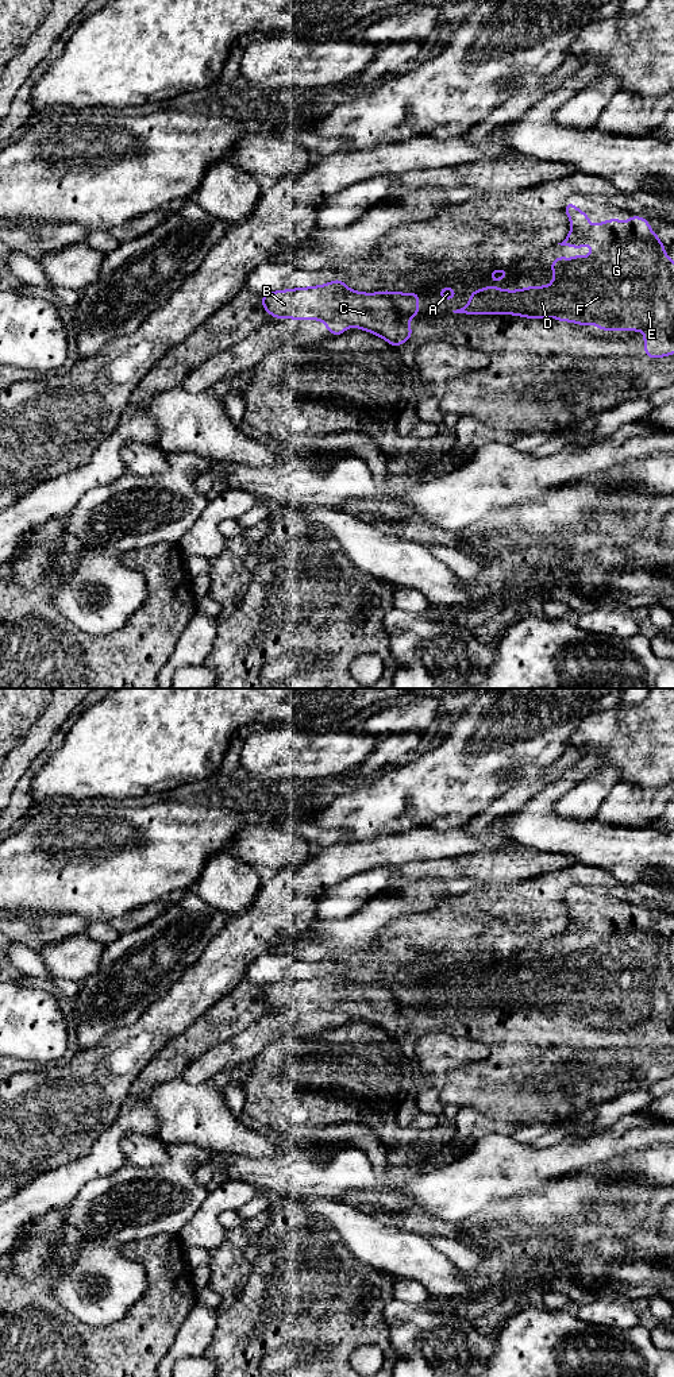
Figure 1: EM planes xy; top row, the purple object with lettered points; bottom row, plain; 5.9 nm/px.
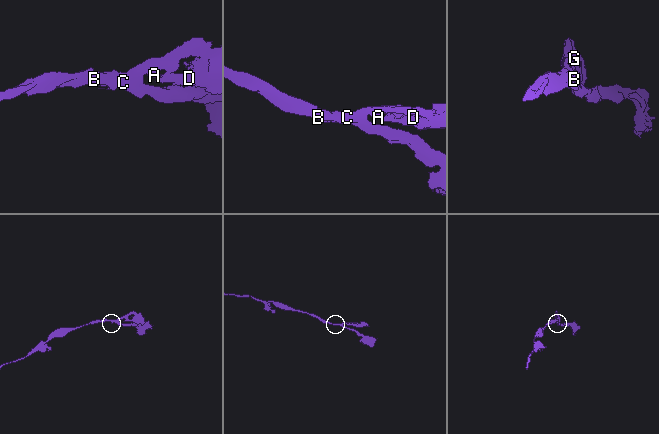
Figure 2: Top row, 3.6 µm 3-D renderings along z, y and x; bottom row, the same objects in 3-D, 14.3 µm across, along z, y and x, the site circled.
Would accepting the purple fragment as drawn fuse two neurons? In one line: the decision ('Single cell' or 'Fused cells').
Fused cells

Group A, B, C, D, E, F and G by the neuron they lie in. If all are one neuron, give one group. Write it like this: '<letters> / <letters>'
A D E F G / B C

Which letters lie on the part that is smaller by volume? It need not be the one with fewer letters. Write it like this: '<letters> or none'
A, D, E, F, G

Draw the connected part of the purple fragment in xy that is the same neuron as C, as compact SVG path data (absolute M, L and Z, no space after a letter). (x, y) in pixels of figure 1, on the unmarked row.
M342 971L261 987L262 998L276 1010L338 1010L346 1012L348 1018L381 1027L392 1038L405 1034L412 1027L409 1014L389 990L354 983Z

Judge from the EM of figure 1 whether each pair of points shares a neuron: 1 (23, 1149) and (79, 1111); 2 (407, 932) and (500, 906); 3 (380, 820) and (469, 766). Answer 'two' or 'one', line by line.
1: one
2: one
3: one

